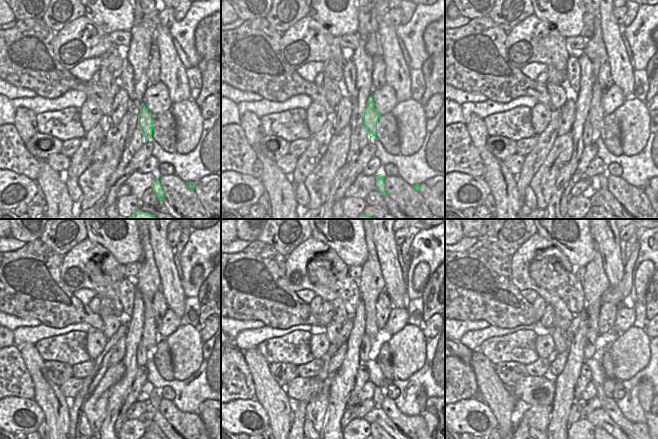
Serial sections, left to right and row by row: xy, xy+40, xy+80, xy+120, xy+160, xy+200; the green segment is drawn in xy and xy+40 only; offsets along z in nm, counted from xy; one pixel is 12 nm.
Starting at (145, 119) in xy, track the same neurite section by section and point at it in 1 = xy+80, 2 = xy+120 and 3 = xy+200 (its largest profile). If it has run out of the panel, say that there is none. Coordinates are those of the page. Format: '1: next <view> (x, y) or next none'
1: next xy+80 (595, 117)
2: next xy+120 (149, 331)
3: next xy+200 (593, 323)

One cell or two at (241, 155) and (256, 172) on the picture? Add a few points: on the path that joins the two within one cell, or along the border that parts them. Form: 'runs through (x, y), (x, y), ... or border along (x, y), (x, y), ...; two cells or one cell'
runs through (244, 159), (253, 168); one cell

